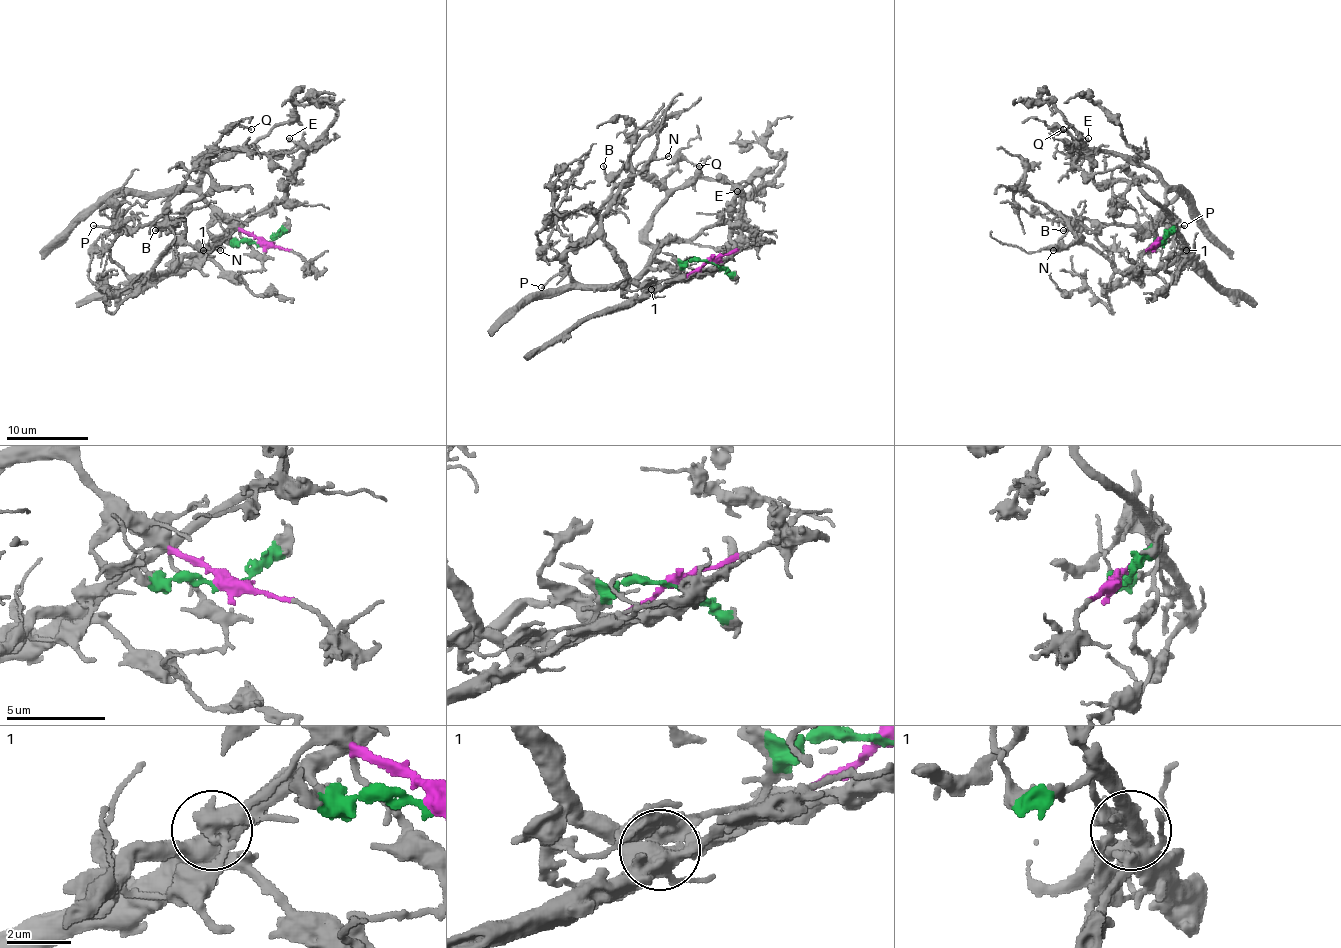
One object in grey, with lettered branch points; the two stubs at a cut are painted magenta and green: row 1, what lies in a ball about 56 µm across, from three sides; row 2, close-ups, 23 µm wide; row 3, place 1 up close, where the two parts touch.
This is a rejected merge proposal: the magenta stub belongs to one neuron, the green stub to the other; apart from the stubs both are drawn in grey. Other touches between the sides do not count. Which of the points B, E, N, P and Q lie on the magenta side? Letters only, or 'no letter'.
B, E, P, Q

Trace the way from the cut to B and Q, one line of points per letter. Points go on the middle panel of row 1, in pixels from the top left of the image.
B: (709, 260), (689, 273), (648, 268), (625, 283), (580, 285), (565, 256), (584, 240), (613, 186), (602, 165)
Q: (709, 260), (681, 273), (650, 268), (648, 233), (654, 209), (666, 196), (664, 180), (683, 159), (699, 165)

